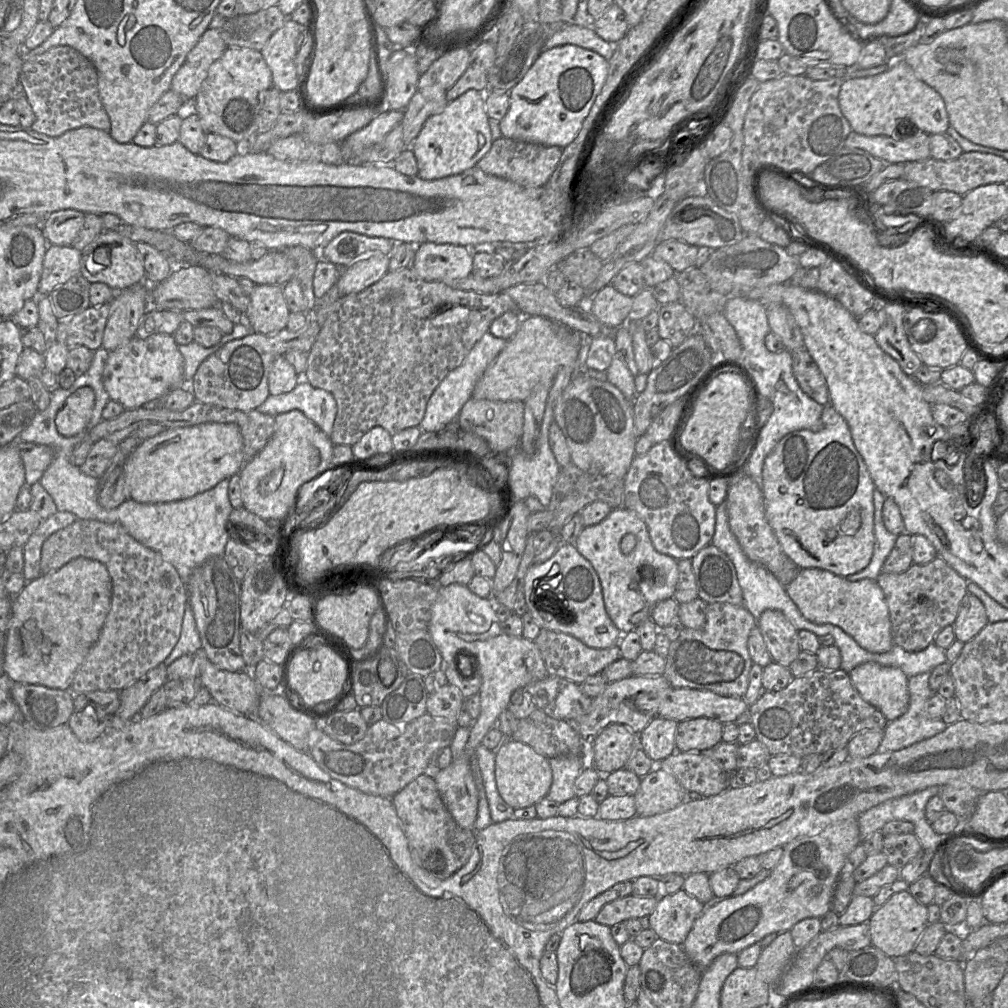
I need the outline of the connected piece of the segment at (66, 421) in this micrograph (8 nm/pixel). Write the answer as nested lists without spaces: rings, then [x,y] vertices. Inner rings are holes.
[[[82,386],[75,390],[57,412],[55,423],[58,432],[72,437],[83,431],[91,419],[95,403],[92,388]]]

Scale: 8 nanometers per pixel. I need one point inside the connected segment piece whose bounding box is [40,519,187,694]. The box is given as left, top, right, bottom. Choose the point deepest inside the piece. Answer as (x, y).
(148, 601)

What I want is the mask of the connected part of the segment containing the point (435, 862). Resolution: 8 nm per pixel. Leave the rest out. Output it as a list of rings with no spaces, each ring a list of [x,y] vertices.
[[[419,775],[391,799],[408,838],[411,856],[419,867],[445,880],[467,863],[476,841],[476,831],[462,828],[454,820],[433,778]]]

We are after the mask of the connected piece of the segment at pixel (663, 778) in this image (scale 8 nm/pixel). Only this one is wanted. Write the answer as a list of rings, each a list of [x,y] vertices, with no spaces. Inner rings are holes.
[[[656,766],[641,778],[634,801],[638,815],[653,816],[686,801],[686,791],[673,775]]]

